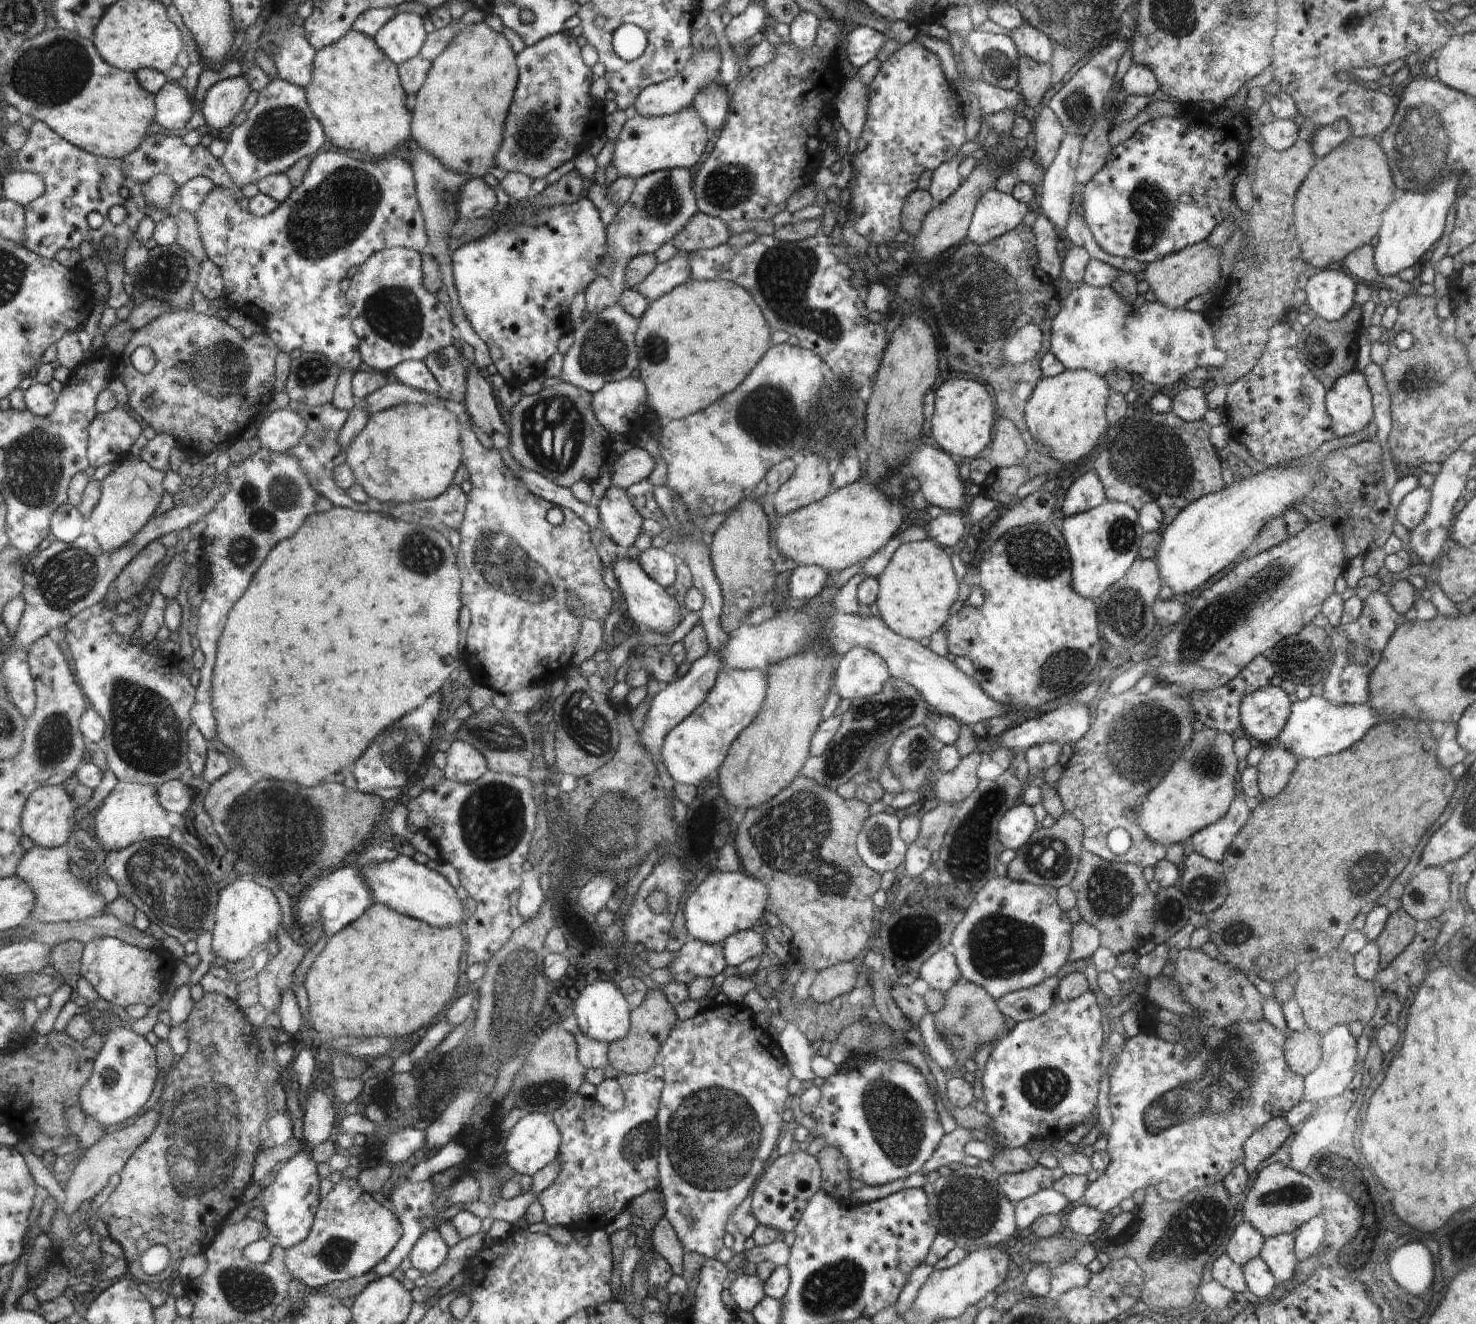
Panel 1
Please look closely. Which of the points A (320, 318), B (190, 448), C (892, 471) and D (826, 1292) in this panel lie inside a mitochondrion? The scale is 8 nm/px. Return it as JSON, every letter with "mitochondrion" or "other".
{"A":"other","B":"other","C":"other","D":"mitochondrion"}

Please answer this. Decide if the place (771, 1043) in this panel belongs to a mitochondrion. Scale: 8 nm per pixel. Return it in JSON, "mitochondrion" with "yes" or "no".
{"mitochondrion":"no"}

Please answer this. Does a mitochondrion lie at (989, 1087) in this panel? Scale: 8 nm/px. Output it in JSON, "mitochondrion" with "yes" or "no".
{"mitochondrion":"no"}

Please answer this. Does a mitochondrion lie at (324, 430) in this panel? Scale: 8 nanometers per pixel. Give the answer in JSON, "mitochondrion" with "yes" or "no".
{"mitochondrion":"yes"}

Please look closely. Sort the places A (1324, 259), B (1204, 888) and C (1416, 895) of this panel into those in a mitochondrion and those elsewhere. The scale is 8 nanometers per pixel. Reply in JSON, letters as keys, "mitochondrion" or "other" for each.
{"A":"other","B":"mitochondrion","C":"mitochondrion"}

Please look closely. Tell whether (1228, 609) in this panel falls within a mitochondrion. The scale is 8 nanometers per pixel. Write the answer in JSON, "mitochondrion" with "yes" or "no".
{"mitochondrion":"yes"}

